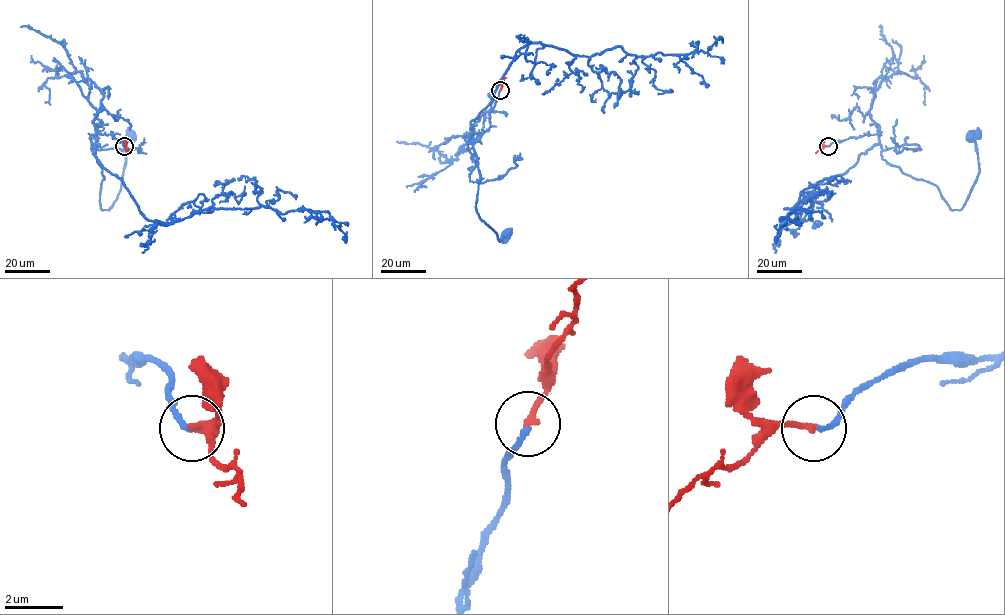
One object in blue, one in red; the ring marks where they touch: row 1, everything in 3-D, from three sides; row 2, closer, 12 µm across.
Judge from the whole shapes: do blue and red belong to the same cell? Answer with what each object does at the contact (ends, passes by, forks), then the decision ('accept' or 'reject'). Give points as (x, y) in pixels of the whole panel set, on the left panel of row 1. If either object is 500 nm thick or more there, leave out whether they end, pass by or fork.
blue ends | red ends | accept

